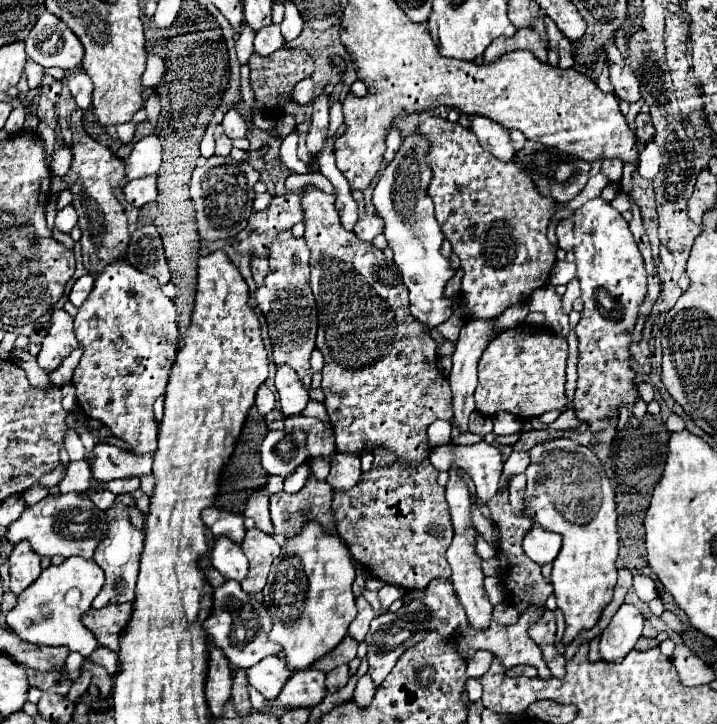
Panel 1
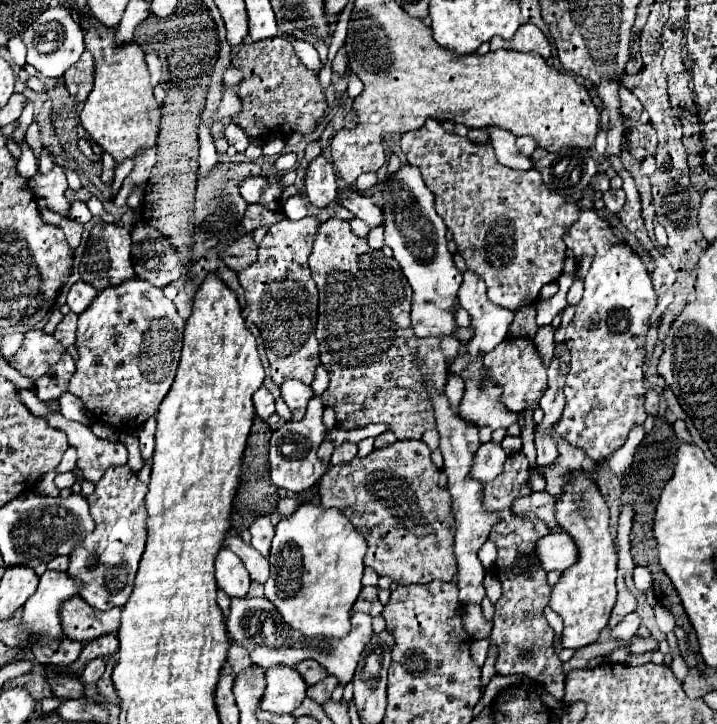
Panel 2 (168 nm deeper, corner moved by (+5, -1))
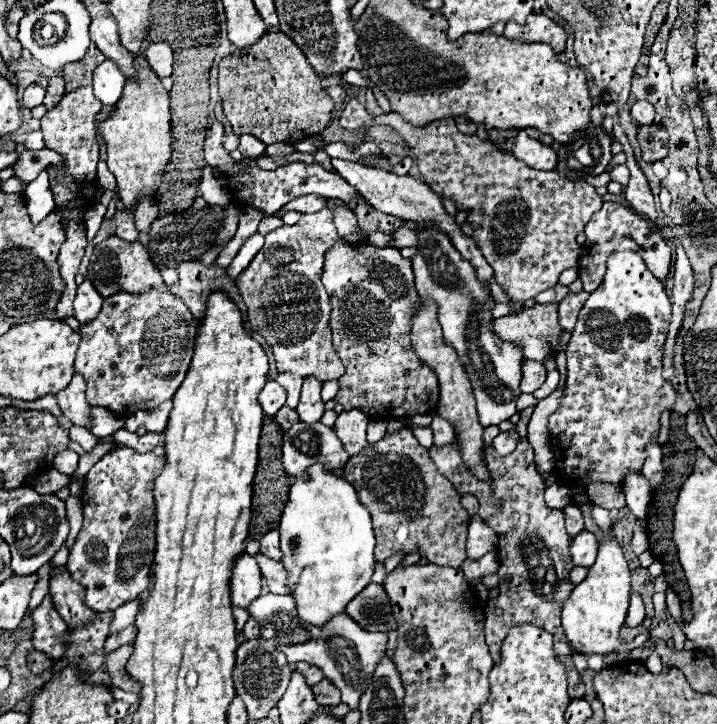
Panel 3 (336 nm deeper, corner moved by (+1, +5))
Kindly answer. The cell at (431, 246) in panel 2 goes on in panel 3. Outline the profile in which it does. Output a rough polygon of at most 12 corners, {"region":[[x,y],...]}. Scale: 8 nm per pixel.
{"region":[[418,228],[420,298],[438,304],[482,426],[516,414],[524,354],[494,298],[436,228]]}

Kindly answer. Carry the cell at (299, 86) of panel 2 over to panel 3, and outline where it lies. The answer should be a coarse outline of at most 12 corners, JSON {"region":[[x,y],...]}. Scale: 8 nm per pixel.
{"region":[[284,32],[220,60],[236,136],[296,144],[334,102]]}

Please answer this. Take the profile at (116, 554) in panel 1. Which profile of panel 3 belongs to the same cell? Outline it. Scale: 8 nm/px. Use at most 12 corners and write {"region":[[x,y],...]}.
{"region":[[116,446],[84,478],[68,570],[114,612],[150,586],[166,456]]}

